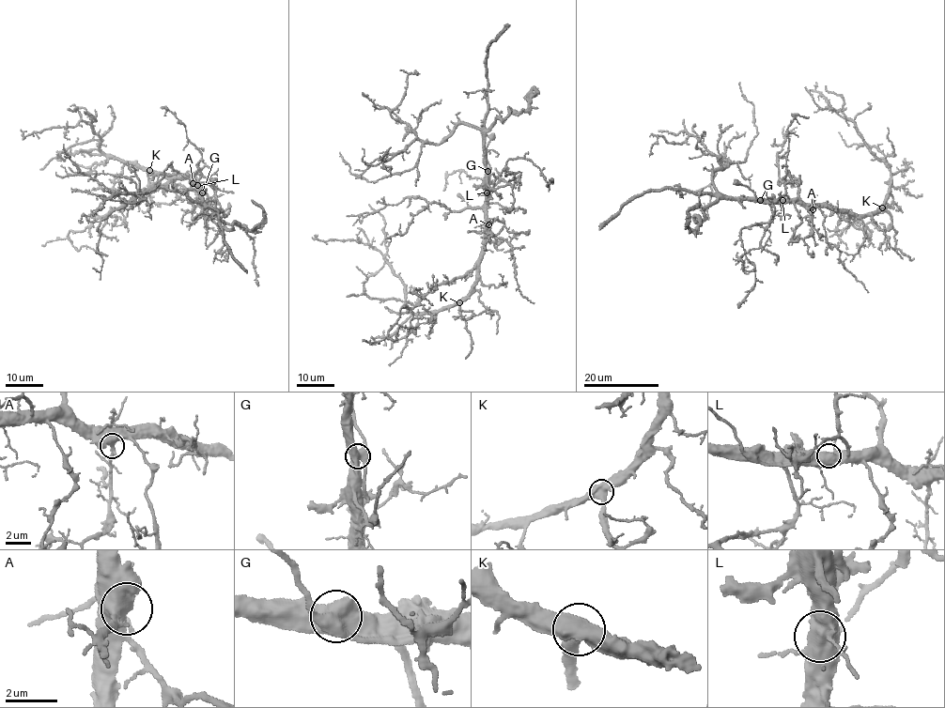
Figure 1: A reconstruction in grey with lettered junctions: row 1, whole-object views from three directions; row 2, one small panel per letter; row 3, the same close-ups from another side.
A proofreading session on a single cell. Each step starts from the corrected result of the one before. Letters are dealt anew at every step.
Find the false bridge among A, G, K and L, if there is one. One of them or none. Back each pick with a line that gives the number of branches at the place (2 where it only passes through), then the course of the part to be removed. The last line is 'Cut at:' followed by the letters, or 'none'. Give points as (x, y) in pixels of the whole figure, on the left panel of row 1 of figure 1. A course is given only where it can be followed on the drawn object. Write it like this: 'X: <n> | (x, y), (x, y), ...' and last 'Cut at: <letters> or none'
G: 3 | (202, 192), (205, 191), (205, 184), (216, 181)
Cut at: G

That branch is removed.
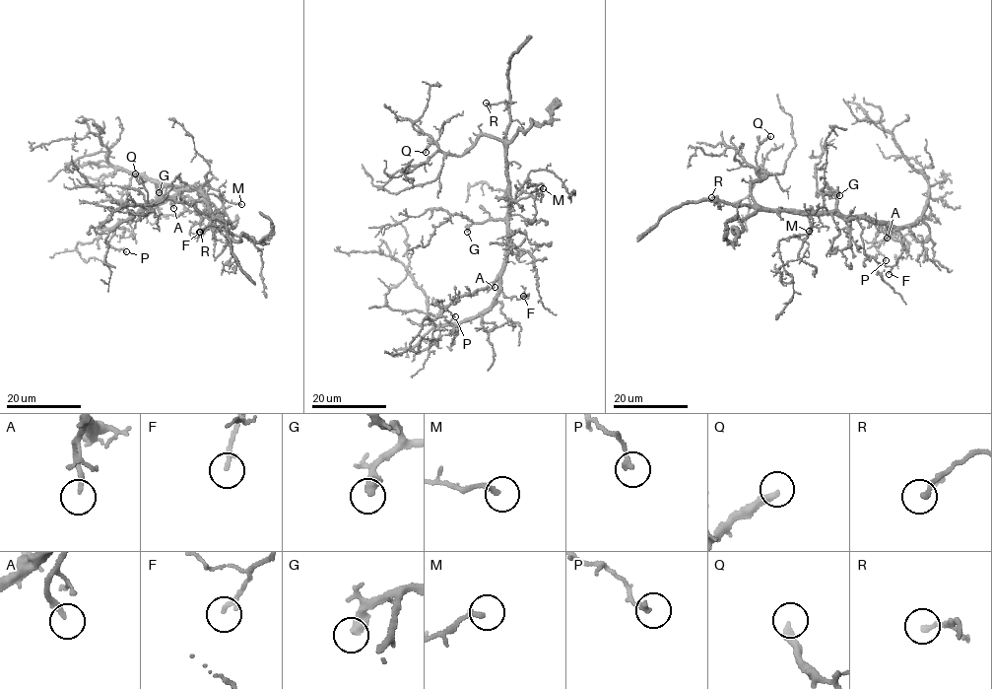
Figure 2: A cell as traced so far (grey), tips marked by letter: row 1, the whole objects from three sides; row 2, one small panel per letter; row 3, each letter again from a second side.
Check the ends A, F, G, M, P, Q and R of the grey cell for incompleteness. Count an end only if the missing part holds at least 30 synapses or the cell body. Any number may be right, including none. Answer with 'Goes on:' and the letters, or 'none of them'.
Goes on: A, G, Q

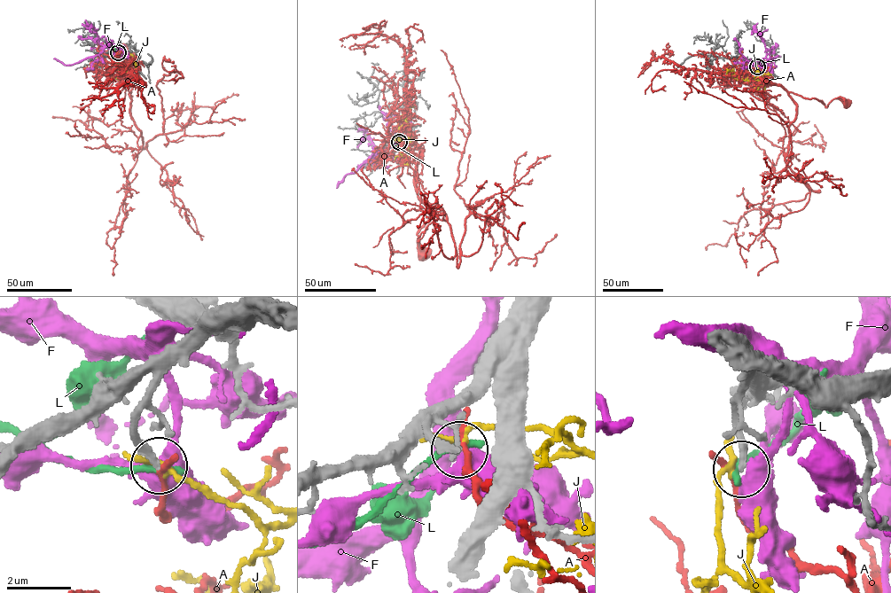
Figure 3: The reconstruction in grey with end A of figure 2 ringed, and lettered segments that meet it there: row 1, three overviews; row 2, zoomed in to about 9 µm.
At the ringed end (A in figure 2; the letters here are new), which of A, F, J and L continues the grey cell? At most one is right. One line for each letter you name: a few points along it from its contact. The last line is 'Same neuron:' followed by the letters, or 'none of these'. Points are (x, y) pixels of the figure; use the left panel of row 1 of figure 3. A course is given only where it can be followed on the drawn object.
Same neuron: none of these

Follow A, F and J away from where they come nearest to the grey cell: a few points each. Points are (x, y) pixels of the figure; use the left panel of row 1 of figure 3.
A: (118, 52), (135, 56), (124, 62), (131, 58), (133, 52), (116, 64), (115, 49), (119, 49)
F: (118, 52), (118, 48), (105, 47), (97, 54), (70, 65), (53, 58)
J: (118, 51), (129, 55), (128, 66), (125, 68), (123, 64), (117, 72), (121, 82)

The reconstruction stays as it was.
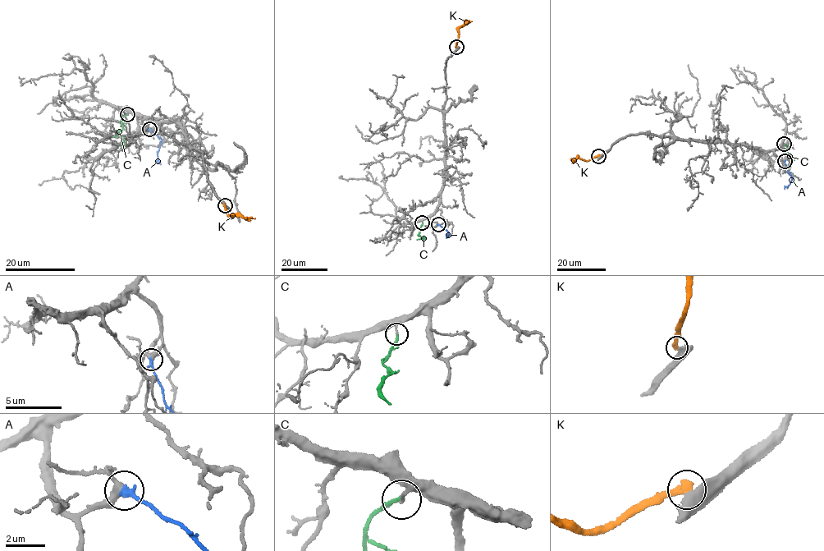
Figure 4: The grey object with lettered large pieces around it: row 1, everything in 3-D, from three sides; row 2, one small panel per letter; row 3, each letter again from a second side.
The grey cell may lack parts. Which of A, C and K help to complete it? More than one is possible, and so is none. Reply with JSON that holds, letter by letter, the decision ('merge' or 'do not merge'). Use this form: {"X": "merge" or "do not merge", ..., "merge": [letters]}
{"A": "merge", "C": "merge", "K": "do not merge", "merge": ["A", "C"]}

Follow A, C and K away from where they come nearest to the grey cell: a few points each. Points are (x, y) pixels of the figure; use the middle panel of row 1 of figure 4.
A: (438, 225), (448, 231), (446, 237)
C: (422, 222), (419, 233), (424, 237), (421, 237)
K: (456, 48), (458, 30), (472, 21)

